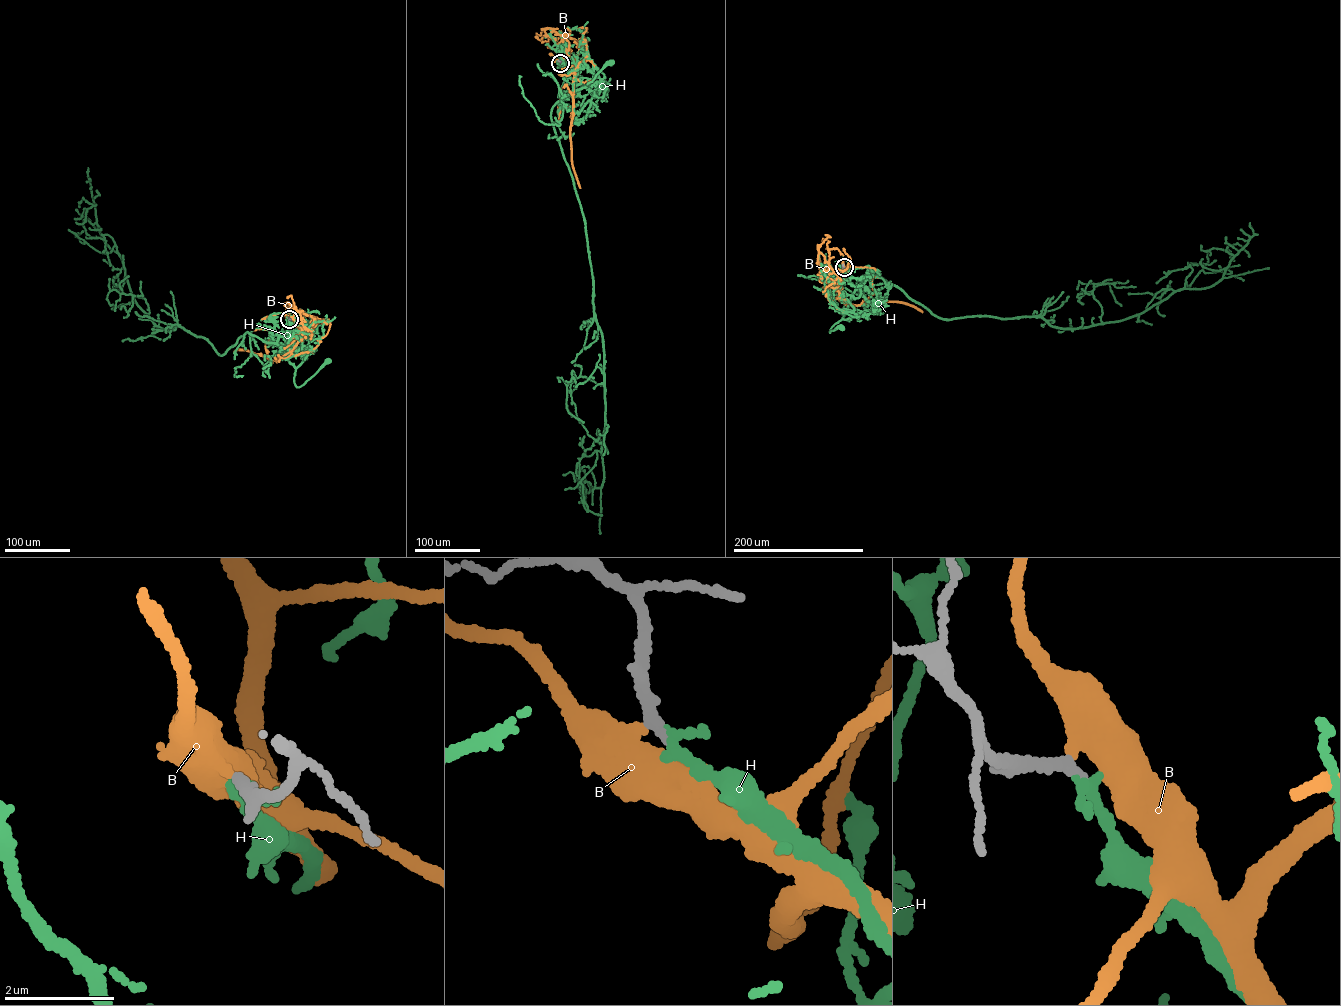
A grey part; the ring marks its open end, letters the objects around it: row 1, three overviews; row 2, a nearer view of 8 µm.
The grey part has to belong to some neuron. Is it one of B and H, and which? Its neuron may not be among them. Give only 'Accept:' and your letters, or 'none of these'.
Accept: H

